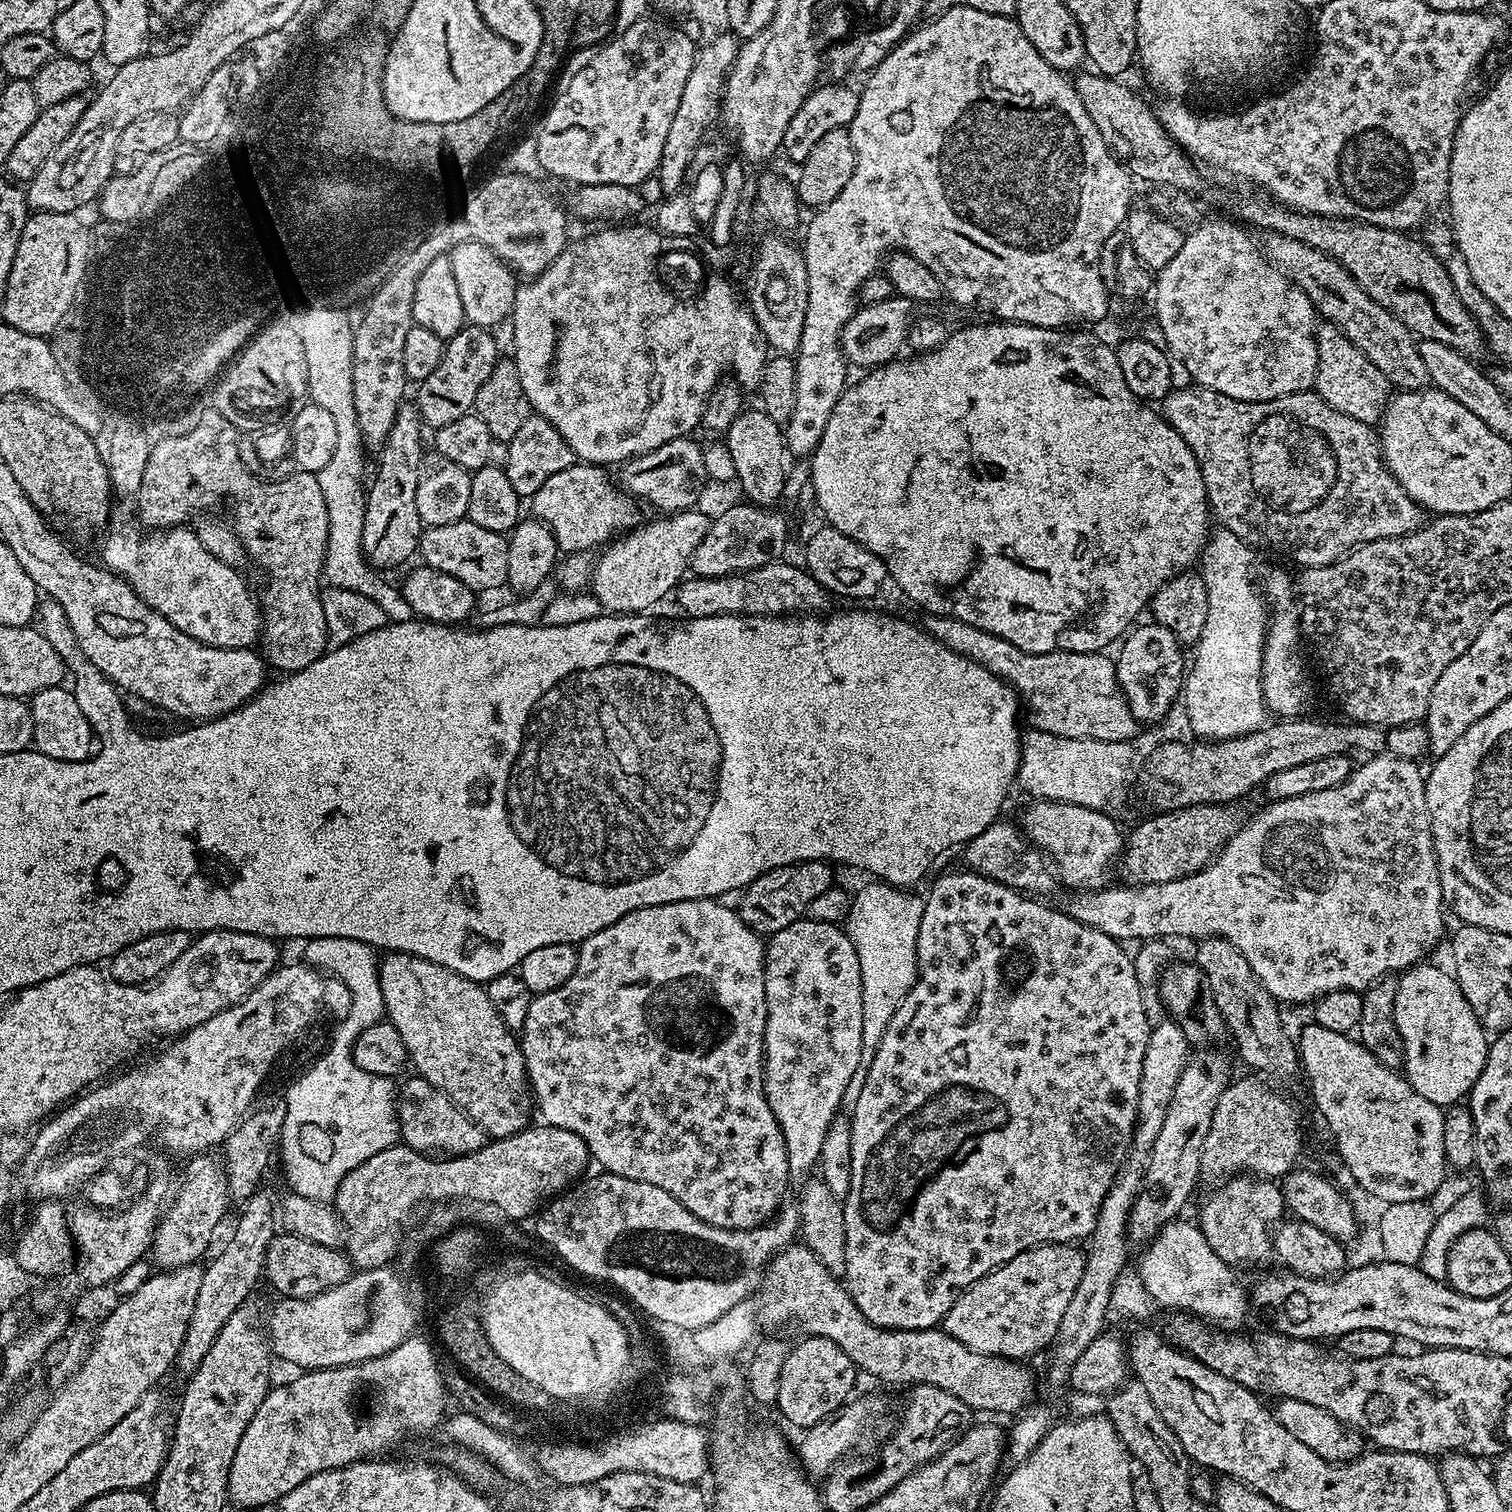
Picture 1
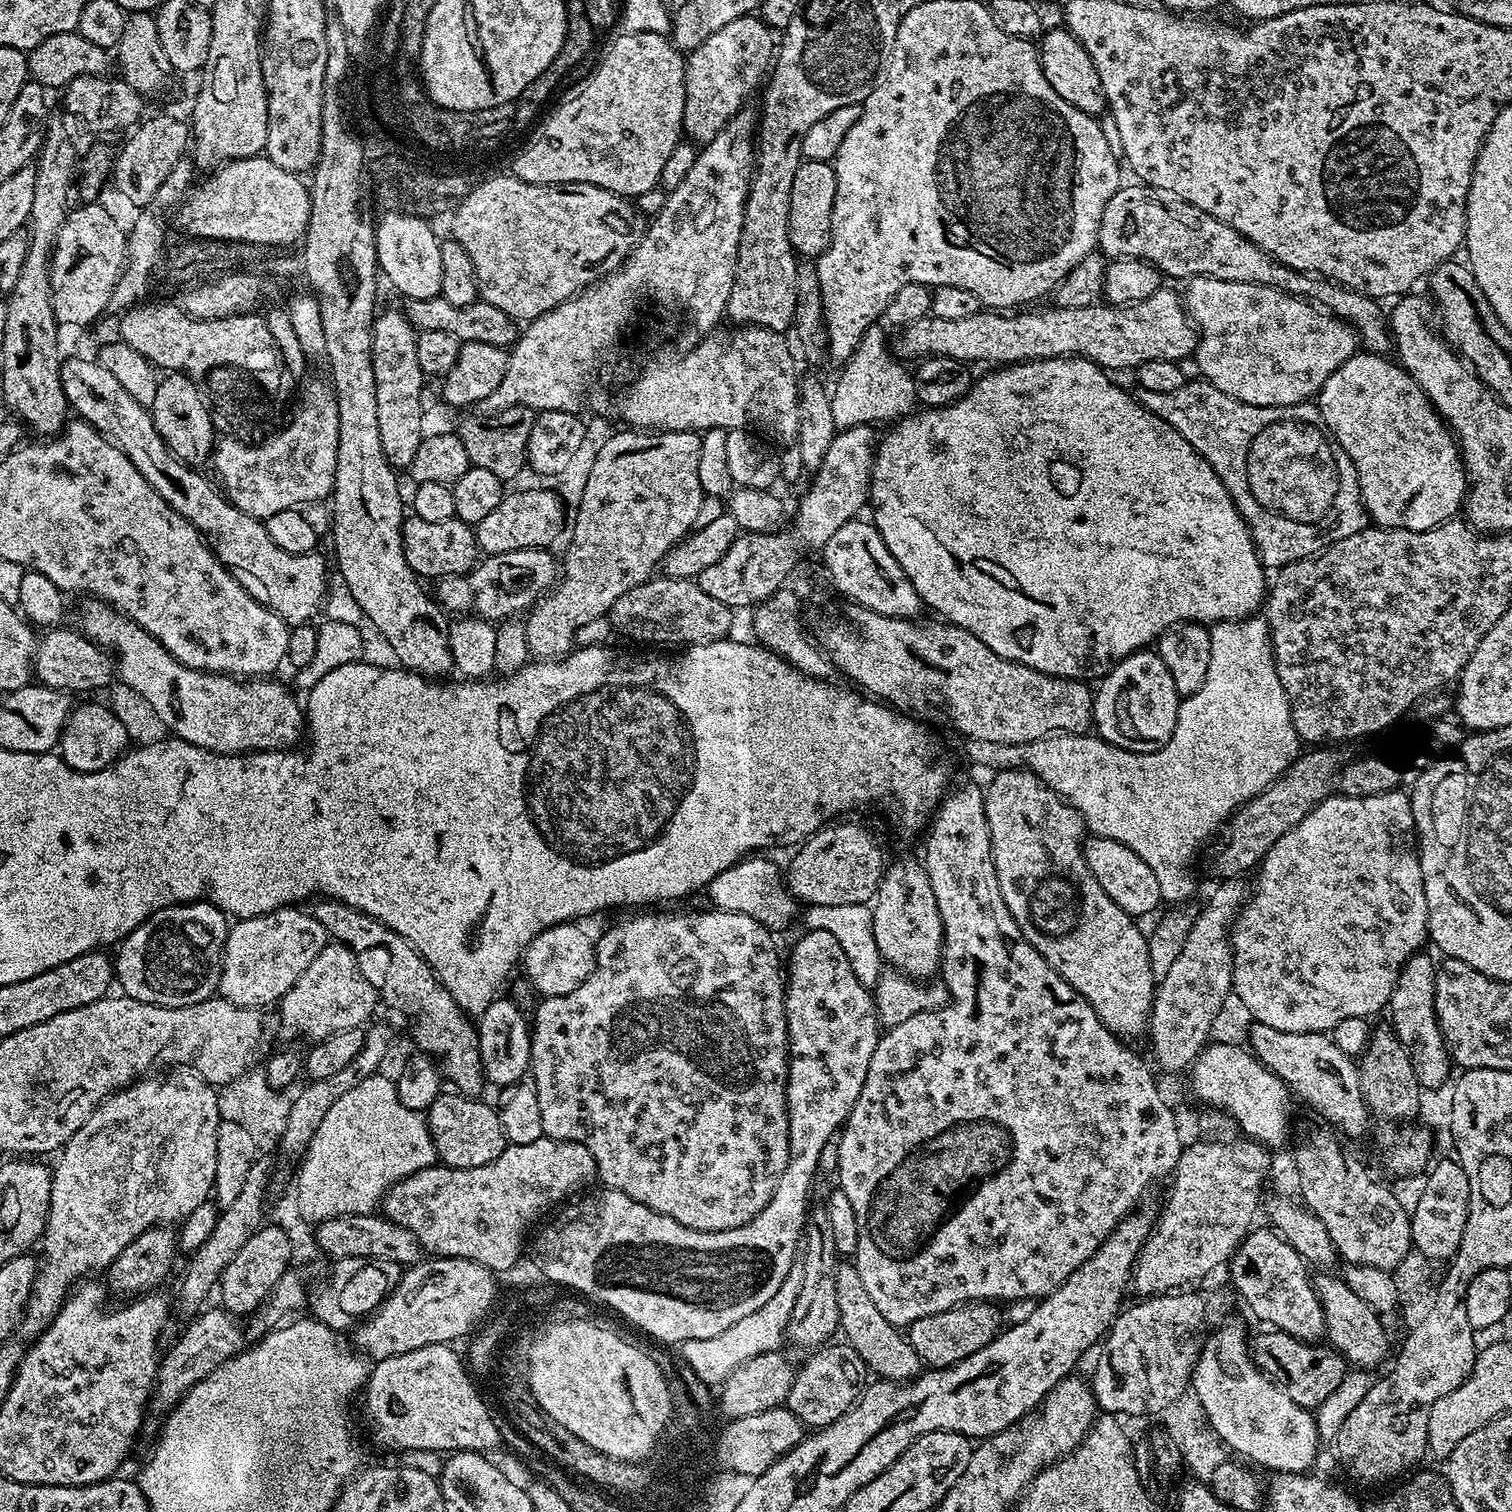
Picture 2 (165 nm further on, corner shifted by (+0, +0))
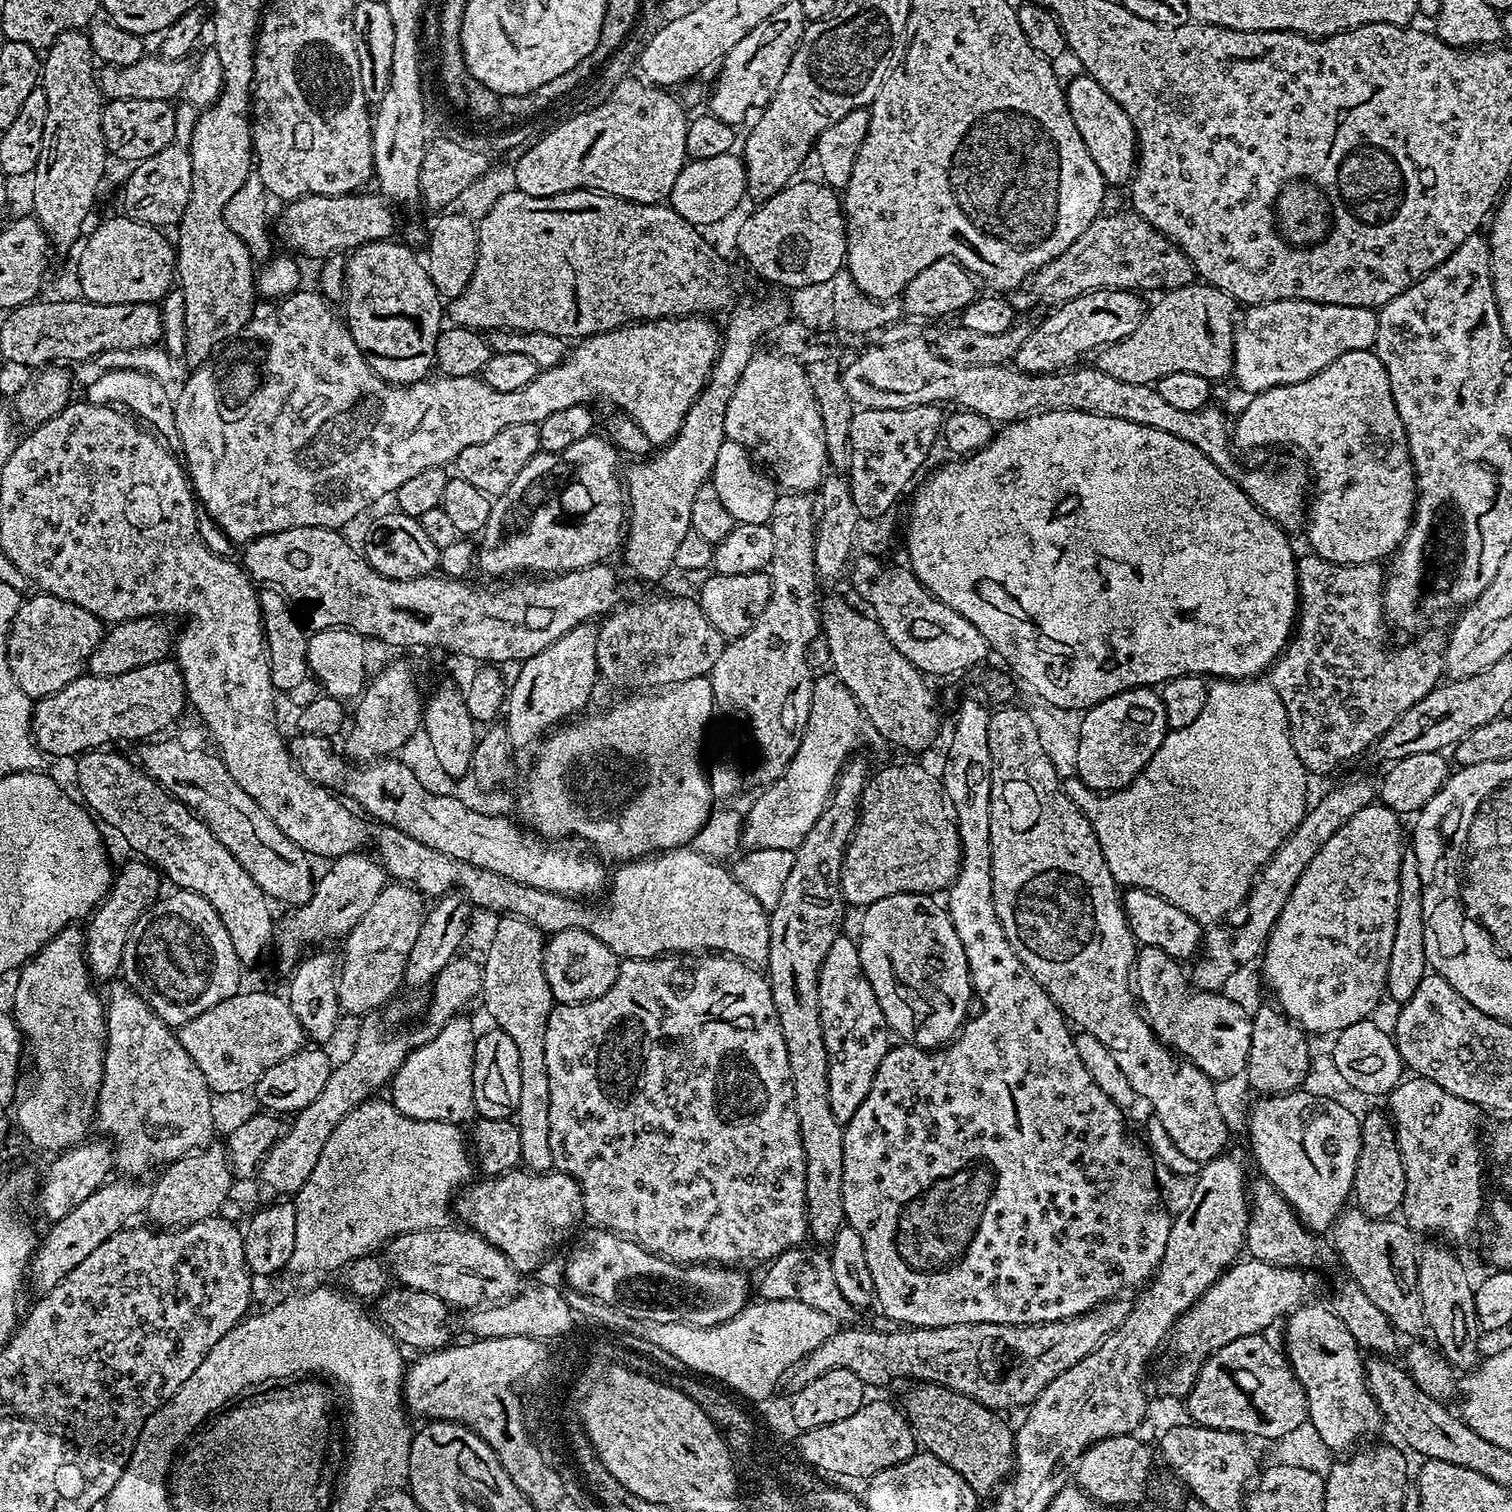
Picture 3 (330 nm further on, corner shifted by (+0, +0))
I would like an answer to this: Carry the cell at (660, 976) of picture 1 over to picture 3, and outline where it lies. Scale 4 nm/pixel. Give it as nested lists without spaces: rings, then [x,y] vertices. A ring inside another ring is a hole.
[[[665,954],[665,955],[663,955],[663,956],[657,956],[657,957],[656,957],[656,959],[654,959],[654,960],[625,960],[625,959],[621,959],[621,960],[620,960],[620,961],[619,961],[619,964],[618,964],[618,967],[617,967],[617,969],[616,969],[616,977],[615,977],[615,978],[614,978],[614,982],[613,982],[613,983],[612,983],[612,985],[611,985],[611,986],[610,986],[610,990],[606,990],[606,991],[605,991],[605,992],[604,992],[604,994],[603,994],[603,995],[602,995],[602,996],[597,996],[597,997],[596,997],[596,999],[595,999],[595,1000],[584,1000],[584,1001],[583,1001],[583,1002],[582,1002],[582,1003],[581,1003],[581,1004],[556,1004],[556,1005],[555,1005],[555,1007],[553,1007],[553,1009],[552,1009],[552,1011],[551,1011],[551,1012],[549,1012],[549,1013],[548,1013],[548,1020],[547,1020],[547,1021],[545,1021],[545,1023],[544,1023],[544,1030],[543,1030],[543,1033],[542,1033],[542,1037],[543,1037],[543,1042],[544,1042],[544,1069],[545,1069],[545,1070],[546,1070],[546,1078],[547,1078],[547,1079],[548,1079],[548,1106],[547,1106],[547,1109],[546,1109],[546,1119],[547,1119],[547,1122],[548,1122],[548,1145],[549,1145],[549,1146],[550,1146],[550,1154],[551,1154],[551,1155],[552,1155],[552,1163],[553,1163],[553,1165],[555,1165],[555,1167],[556,1167],[556,1168],[557,1168],[557,1169],[559,1169],[559,1171],[562,1171],[562,1172],[565,1172],[565,1173],[566,1173],[566,1174],[567,1174],[567,1176],[572,1176],[572,1177],[574,1177],[574,1178],[575,1178],[575,1179],[576,1179],[576,1184],[577,1184],[577,1186],[579,1186],[579,1188],[580,1188],[580,1208],[581,1208],[581,1209],[582,1209],[582,1212],[585,1212],[585,1214],[586,1214],[586,1215],[588,1215],[588,1216],[589,1216],[589,1218],[590,1218],[590,1219],[592,1219],[592,1221],[591,1221],[591,1223],[592,1223],[592,1224],[593,1224],[593,1225],[595,1225],[595,1227],[598,1227],[598,1228],[607,1228],[607,1229],[608,1229],[608,1231],[610,1231],[610,1232],[619,1232],[619,1233],[620,1233],[620,1235],[621,1235],[621,1236],[627,1236],[627,1237],[628,1237],[628,1239],[629,1239],[629,1240],[632,1240],[632,1241],[634,1241],[634,1242],[635,1242],[635,1244],[640,1244],[640,1245],[642,1245],[642,1247],[644,1247],[644,1248],[645,1248],[645,1249],[646,1249],[646,1250],[647,1250],[647,1251],[648,1251],[648,1252],[652,1252],[652,1253],[653,1253],[653,1254],[655,1254],[655,1255],[656,1255],[656,1256],[661,1256],[661,1257],[662,1257],[662,1258],[663,1258],[663,1260],[672,1260],[672,1261],[674,1261],[674,1262],[675,1262],[675,1263],[676,1263],[676,1264],[703,1264],[703,1263],[705,1263],[705,1262],[715,1262],[715,1263],[718,1263],[718,1264],[722,1264],[722,1265],[725,1265],[725,1266],[736,1266],[736,1265],[739,1265],[739,1264],[740,1264],[740,1263],[741,1263],[741,1262],[740,1262],[740,1261],[739,1261],[739,1260],[752,1260],[752,1259],[754,1259],[754,1258],[755,1258],[755,1256],[757,1256],[757,1258],[758,1258],[758,1259],[760,1259],[760,1260],[762,1260],[762,1262],[768,1262],[768,1261],[770,1261],[770,1260],[772,1260],[772,1258],[773,1258],[773,1257],[775,1257],[775,1256],[777,1256],[777,1255],[779,1255],[779,1253],[780,1253],[780,1252],[784,1252],[784,1251],[786,1251],[786,1250],[787,1250],[787,1249],[788,1249],[788,1248],[794,1248],[794,1247],[797,1247],[797,1246],[800,1246],[800,1245],[803,1245],[803,1244],[804,1244],[804,1243],[805,1243],[805,1241],[803,1241],[803,1240],[804,1240],[804,1236],[805,1236],[805,1240],[806,1240],[806,1237],[807,1237],[807,1236],[808,1236],[808,1235],[809,1235],[809,1231],[808,1231],[808,1218],[807,1218],[807,1215],[806,1215],[806,1205],[805,1205],[805,1202],[804,1202],[804,1155],[803,1155],[803,1154],[802,1154],[802,1142],[801,1142],[801,1141],[800,1141],[800,1135],[799,1135],[799,1134],[798,1134],[798,1130],[797,1130],[797,1129],[796,1129],[796,1119],[795,1119],[795,1118],[794,1118],[794,1114],[793,1114],[793,1113],[792,1113],[792,1109],[791,1109],[791,1107],[790,1107],[790,1085],[789,1085],[789,1082],[788,1082],[788,1059],[786,1059],[786,1058],[785,1058],[785,1056],[786,1056],[786,1048],[785,1048],[785,1046],[784,1046],[784,1043],[783,1043],[783,1042],[782,1042],[782,1032],[781,1032],[781,1030],[780,1030],[780,1027],[779,1027],[779,1026],[778,1026],[778,1024],[777,1024],[777,1022],[776,1022],[776,1011],[775,1011],[775,1010],[774,1010],[774,1006],[773,1006],[773,1005],[772,1005],[772,995],[771,995],[771,994],[770,994],[770,990],[769,990],[769,989],[768,989],[768,981],[767,981],[767,979],[765,979],[765,977],[764,977],[764,976],[763,976],[763,975],[761,975],[761,973],[760,973],[760,976],[759,976],[759,974],[758,974],[758,973],[756,973],[756,972],[755,972],[755,970],[754,970],[754,969],[752,969],[752,968],[755,968],[755,967],[753,967],[753,965],[752,965],[752,964],[751,964],[751,963],[748,963],[748,962],[745,962],[745,961],[742,961],[742,960],[738,960],[738,959],[736,959],[736,957],[735,957],[735,956],[729,956],[729,955],[727,955],[727,954]]]

